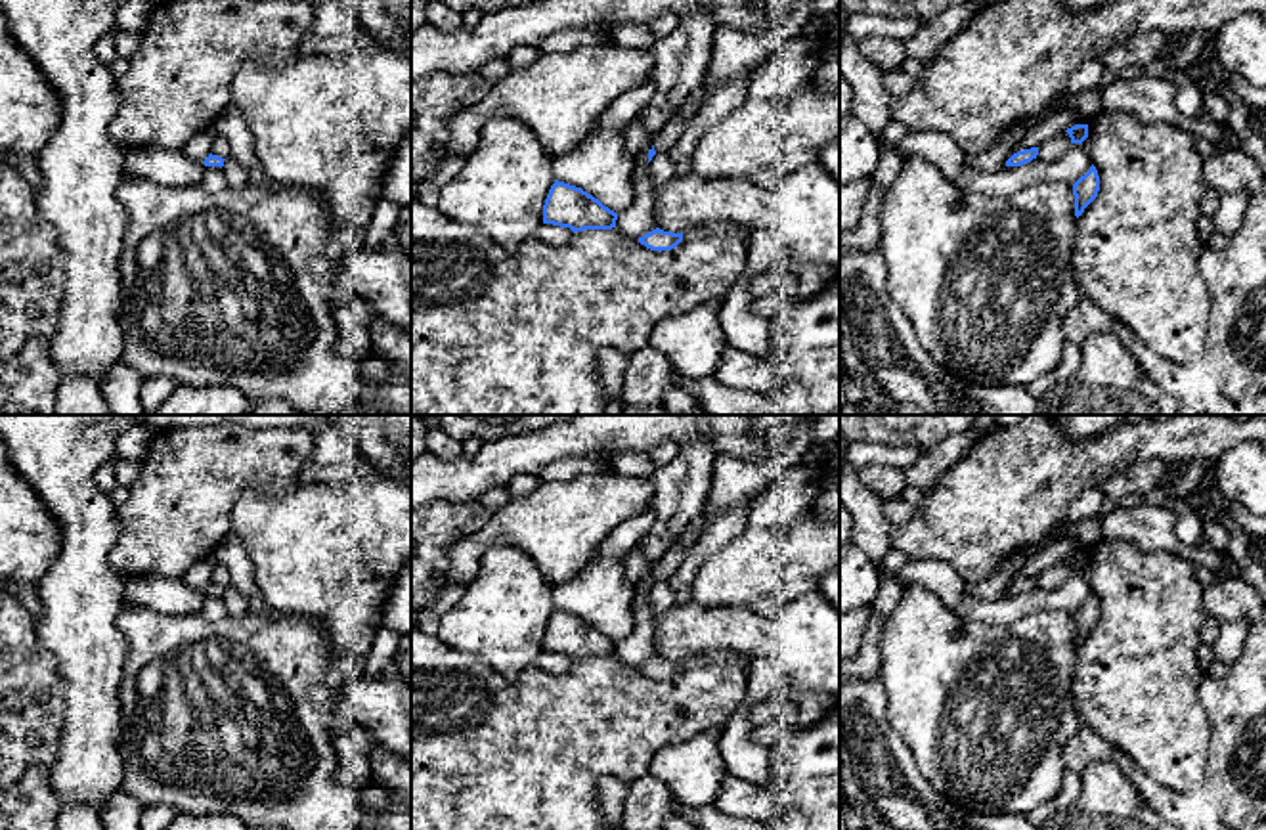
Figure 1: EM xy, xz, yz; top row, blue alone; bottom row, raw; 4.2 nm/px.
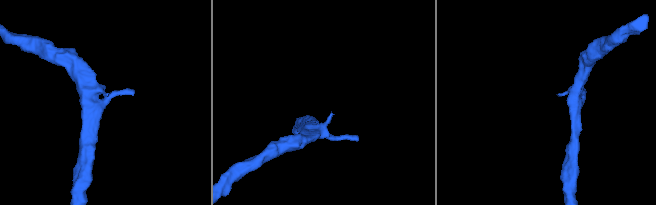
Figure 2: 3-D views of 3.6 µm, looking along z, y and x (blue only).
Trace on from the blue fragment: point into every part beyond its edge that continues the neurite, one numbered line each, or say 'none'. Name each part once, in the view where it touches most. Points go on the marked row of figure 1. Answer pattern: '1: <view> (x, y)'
none

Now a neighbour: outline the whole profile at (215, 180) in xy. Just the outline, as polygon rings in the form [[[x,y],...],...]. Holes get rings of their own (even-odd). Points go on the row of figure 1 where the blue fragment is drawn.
[[[207,166],[201,186],[210,193],[218,193],[226,189],[229,182],[220,166]]]

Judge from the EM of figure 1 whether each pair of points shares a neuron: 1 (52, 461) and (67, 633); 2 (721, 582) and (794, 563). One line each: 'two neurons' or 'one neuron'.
1: one neuron
2: one neuron

